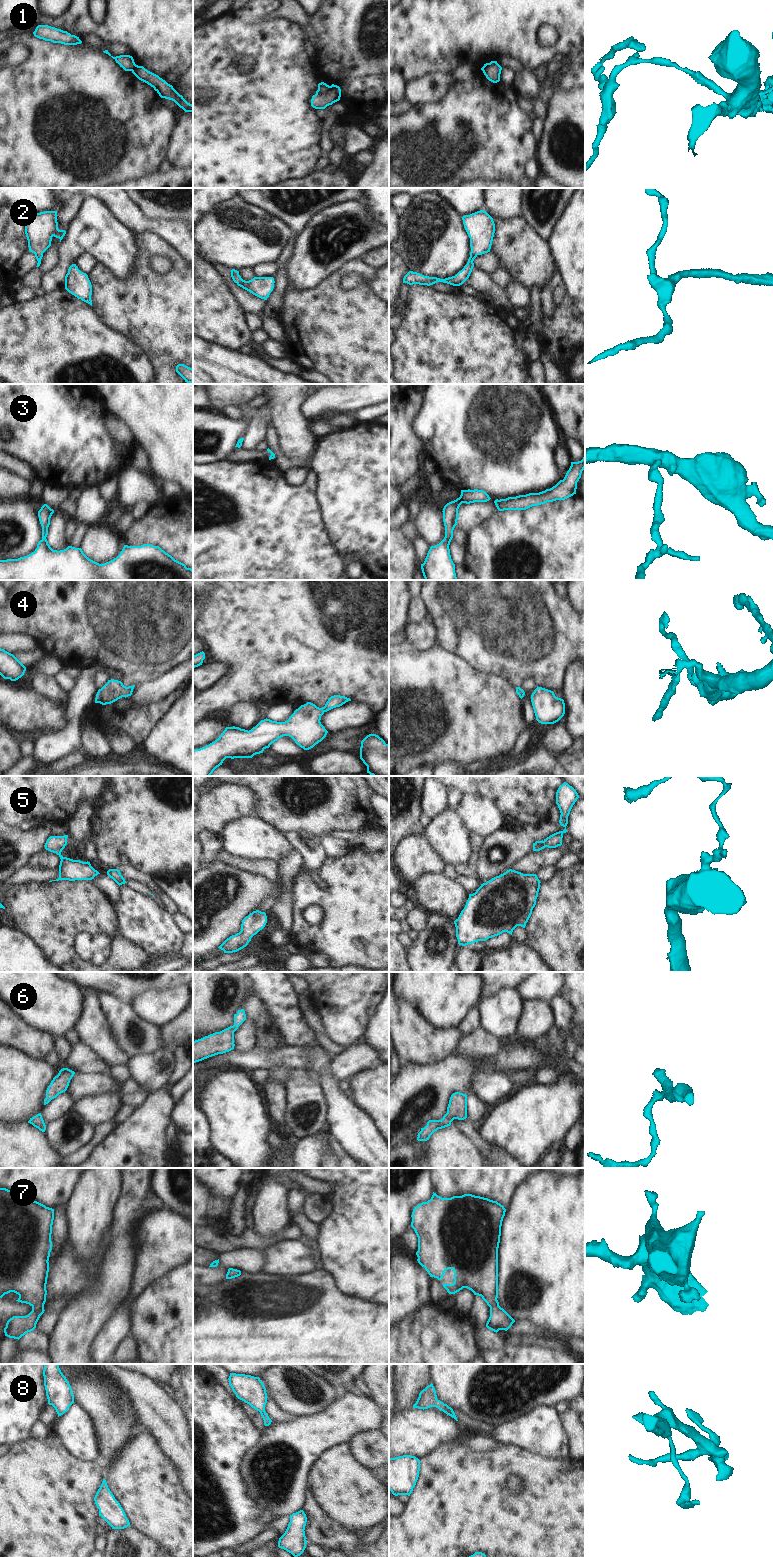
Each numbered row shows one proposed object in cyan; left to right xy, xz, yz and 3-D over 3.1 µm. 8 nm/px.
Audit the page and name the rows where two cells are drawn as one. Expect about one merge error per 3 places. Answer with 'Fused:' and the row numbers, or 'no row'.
Fused: 1

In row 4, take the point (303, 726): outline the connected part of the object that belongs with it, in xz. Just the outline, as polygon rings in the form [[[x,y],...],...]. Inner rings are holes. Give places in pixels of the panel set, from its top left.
[[[334,695],[322,708],[311,702],[301,705],[285,722],[266,718],[249,731],[235,726],[226,727],[214,742],[193,749],[193,776],[210,776],[226,758],[252,758],[283,736],[291,737],[301,748],[309,750],[328,733],[320,722],[321,716],[348,701],[351,699]]]

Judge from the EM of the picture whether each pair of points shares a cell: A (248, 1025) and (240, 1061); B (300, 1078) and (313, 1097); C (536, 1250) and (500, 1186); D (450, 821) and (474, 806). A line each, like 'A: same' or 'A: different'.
A: different
B: same
C: different
D: different

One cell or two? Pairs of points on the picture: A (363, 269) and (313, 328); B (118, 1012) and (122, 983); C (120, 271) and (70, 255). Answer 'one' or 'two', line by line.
A: one
B: two
C: one

